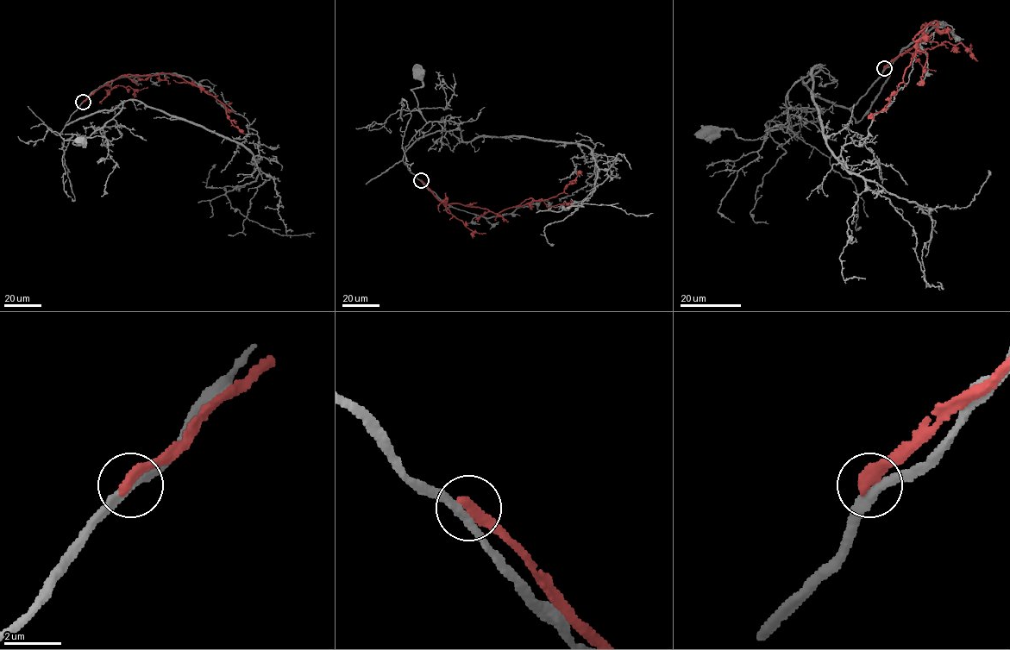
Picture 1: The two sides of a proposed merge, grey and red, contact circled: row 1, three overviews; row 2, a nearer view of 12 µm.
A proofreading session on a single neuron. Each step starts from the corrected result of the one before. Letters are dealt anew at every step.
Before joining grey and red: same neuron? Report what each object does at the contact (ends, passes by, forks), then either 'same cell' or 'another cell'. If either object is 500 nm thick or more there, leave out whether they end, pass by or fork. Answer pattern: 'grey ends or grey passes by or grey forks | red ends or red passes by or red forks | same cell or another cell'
grey passes by | red ends | another cell

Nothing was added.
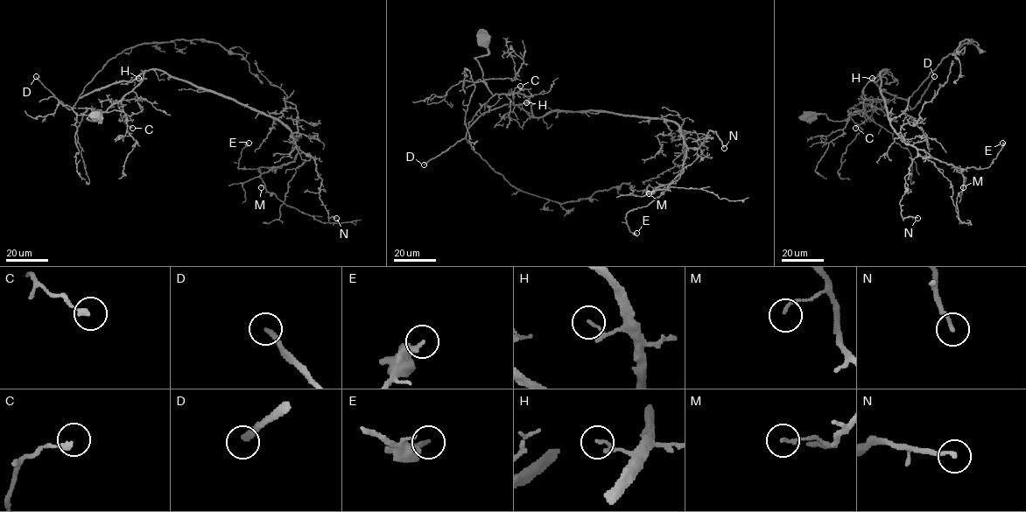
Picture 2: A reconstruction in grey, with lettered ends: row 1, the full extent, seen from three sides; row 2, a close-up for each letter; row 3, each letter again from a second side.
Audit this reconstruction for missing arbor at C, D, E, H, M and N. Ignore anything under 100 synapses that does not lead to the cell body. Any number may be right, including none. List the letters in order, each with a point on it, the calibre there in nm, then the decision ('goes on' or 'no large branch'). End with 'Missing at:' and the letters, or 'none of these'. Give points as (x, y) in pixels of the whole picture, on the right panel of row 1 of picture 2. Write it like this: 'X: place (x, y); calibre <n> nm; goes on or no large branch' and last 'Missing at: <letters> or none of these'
C: place (855, 128); calibre 240 nm; no large branch
D: place (934, 76); calibre 280 nm; goes on
E: place (1002, 143); calibre 320 nm; no large branch
H: place (872, 78); calibre 80 nm; no large branch
M: place (963, 187); calibre 100 nm; no large branch
N: place (917, 218); calibre 180 nm; no large branch
Missing at: D

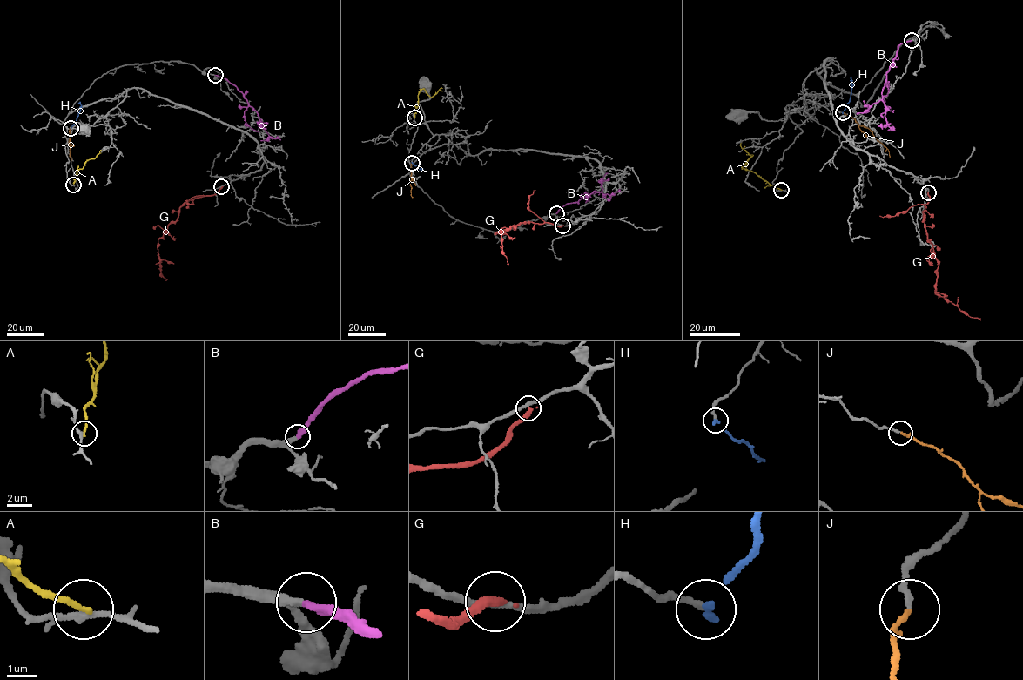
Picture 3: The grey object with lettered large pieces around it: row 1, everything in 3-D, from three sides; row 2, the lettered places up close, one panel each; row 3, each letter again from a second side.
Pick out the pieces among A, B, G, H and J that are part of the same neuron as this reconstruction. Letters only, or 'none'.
B, J

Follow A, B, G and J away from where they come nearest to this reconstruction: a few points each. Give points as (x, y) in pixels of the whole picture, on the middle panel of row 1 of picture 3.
A: (414, 117), (420, 91), (424, 89), (432, 97), (442, 88)
B: (556, 213), (568, 204), (577, 202), (598, 191), (610, 198), (602, 196)
G: (562, 225), (530, 222), (513, 225), (502, 233), (499, 232), (507, 264)
J: (412, 163), (412, 198)

